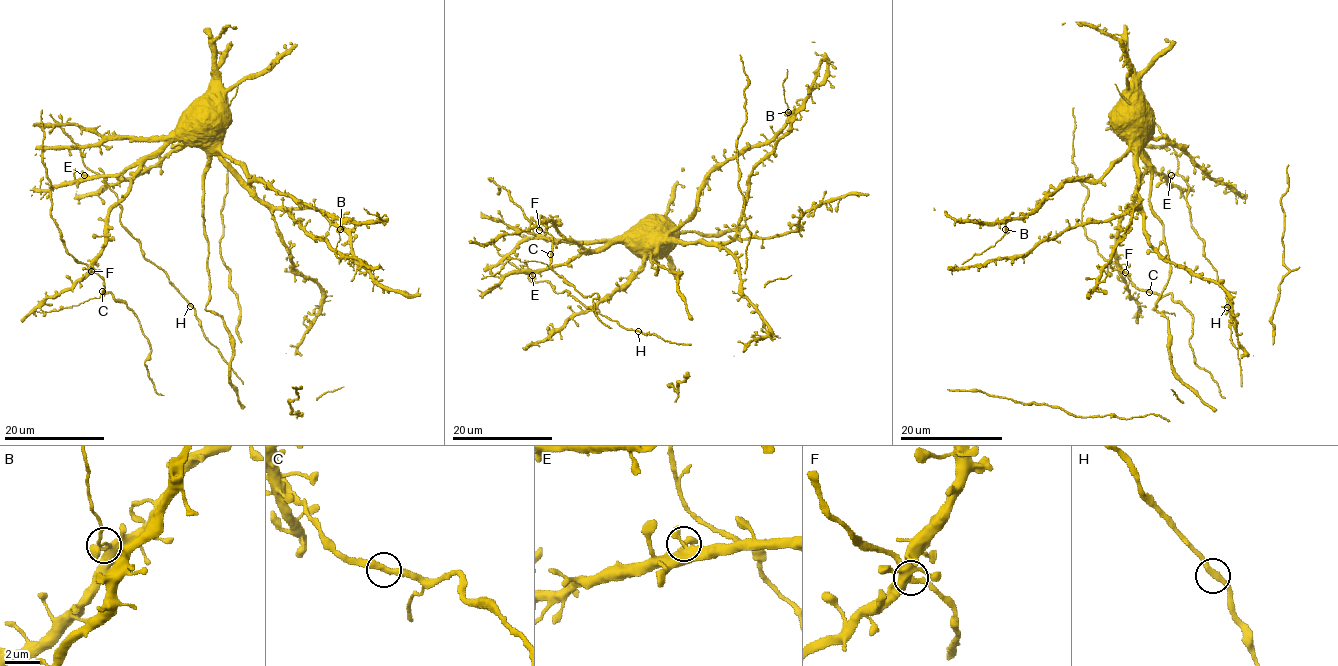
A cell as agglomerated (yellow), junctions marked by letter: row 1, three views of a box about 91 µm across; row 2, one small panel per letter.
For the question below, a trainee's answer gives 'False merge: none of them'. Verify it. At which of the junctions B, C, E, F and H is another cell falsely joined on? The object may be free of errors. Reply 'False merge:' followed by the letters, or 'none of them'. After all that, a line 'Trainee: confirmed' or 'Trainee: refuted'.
False merge: B
Trainee: refuted

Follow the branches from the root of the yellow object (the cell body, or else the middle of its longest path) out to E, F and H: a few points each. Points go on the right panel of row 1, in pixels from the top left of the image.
E: (1133, 126), (1133, 121), (1128, 120), (1138, 128), (1138, 145), (1147, 159), (1161, 175), (1171, 175)
F: (1133, 126), (1128, 120), (1138, 128), (1145, 173), (1137, 200), (1120, 223), (1116, 263), (1125, 272)
H: (1133, 126), (1128, 120), (1154, 168), (1163, 176), (1176, 171), (1189, 186), (1190, 226), (1227, 307)

